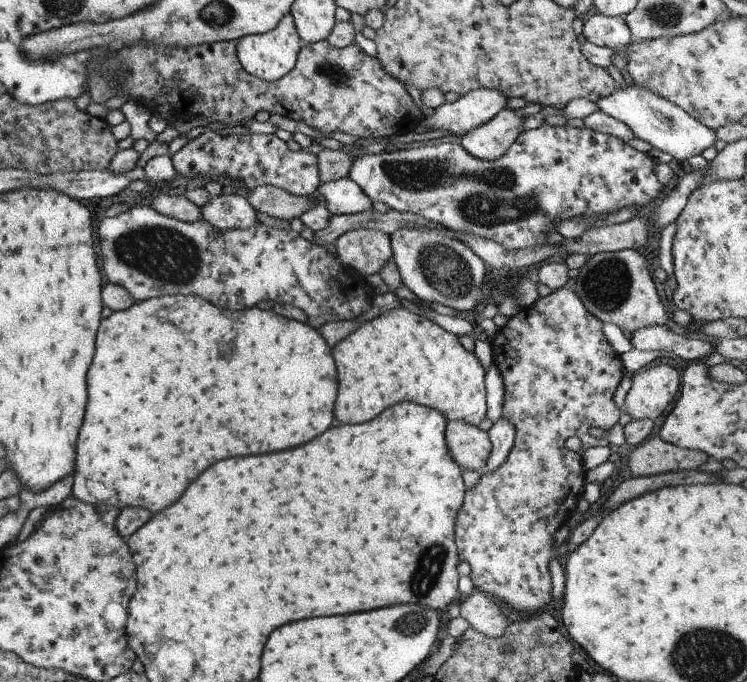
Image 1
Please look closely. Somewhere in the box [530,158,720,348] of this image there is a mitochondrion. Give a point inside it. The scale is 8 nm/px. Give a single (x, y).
(607, 285)

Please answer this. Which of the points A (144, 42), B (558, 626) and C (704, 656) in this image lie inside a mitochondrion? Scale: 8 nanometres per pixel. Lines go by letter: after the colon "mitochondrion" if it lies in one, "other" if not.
A: other
B: other
C: mitochondrion

